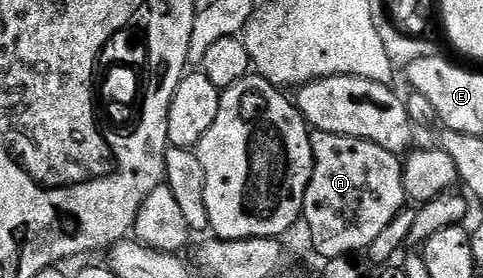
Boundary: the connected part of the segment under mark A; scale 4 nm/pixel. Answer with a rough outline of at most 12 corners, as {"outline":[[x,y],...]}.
{"outline":[[311,130],[302,219],[323,260],[407,206],[403,160]]}

